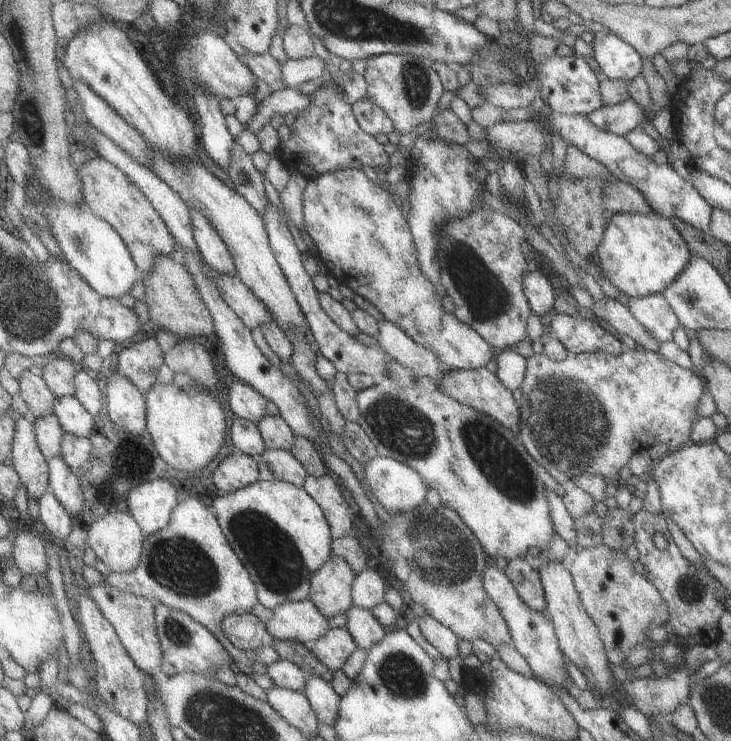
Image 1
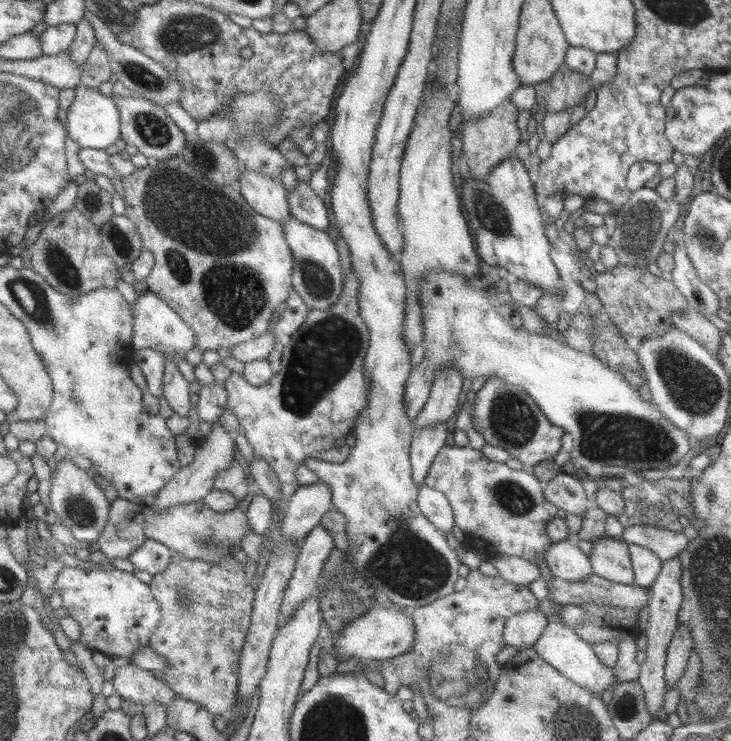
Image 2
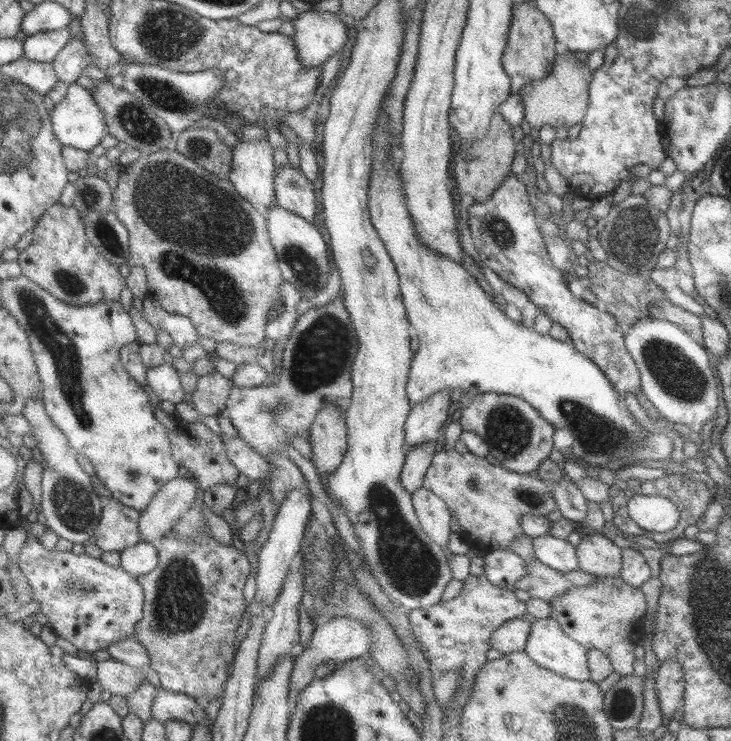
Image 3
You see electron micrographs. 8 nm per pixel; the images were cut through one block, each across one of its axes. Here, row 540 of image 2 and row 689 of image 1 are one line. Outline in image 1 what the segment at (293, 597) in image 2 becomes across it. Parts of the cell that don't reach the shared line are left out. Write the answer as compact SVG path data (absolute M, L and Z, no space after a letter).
M310 676L301 692L307 699L318 724L333 724L340 696L322 678Z

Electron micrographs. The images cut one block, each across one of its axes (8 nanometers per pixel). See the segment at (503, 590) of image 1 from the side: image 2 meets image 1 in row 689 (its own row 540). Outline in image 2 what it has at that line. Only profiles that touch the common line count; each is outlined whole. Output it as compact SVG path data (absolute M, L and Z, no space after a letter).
M574 539L549 543L542 558L553 577L565 581L583 581L593 574L588 556L578 549Z

